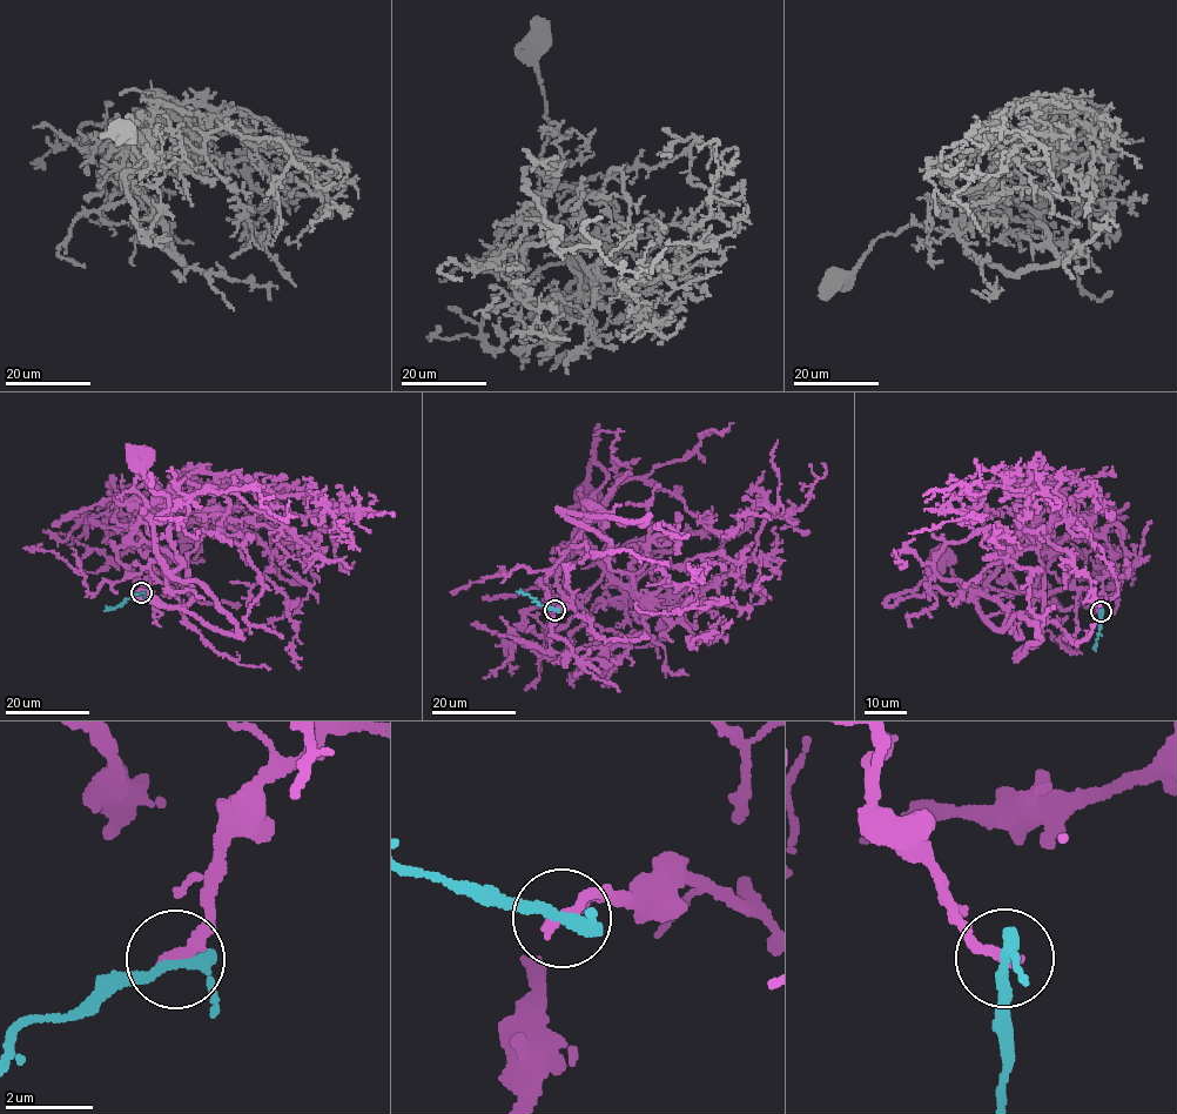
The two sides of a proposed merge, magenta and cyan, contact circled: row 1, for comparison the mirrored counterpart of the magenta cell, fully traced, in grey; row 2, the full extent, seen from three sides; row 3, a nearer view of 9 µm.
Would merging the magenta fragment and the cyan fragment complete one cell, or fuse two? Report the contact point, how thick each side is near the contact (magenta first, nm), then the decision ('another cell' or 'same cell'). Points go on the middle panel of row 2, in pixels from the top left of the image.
place (555, 610); calibres 280 and 280 nm; another cell

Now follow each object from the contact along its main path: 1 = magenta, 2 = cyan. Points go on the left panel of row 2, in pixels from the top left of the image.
1: (140, 592), (154, 570), (129, 534), (142, 511), (155, 521), (168, 509), (168, 497), (154, 492), (135, 460)
2: (140, 592), (103, 611)

